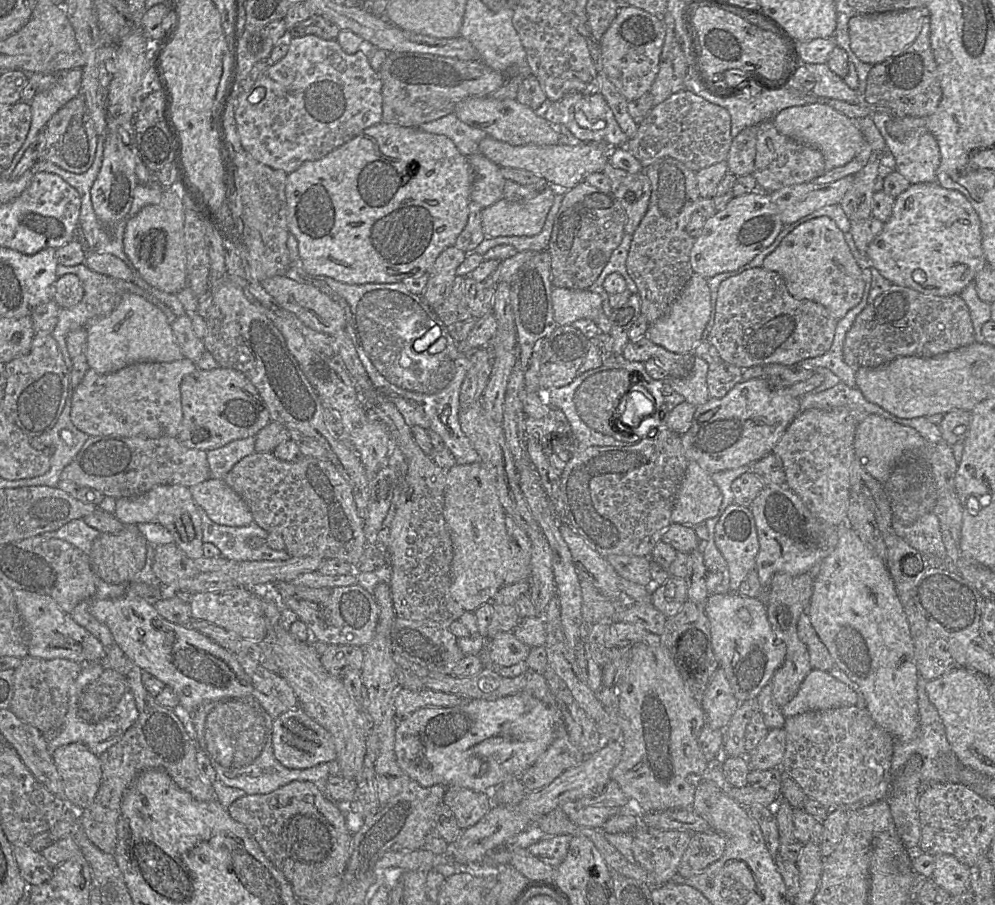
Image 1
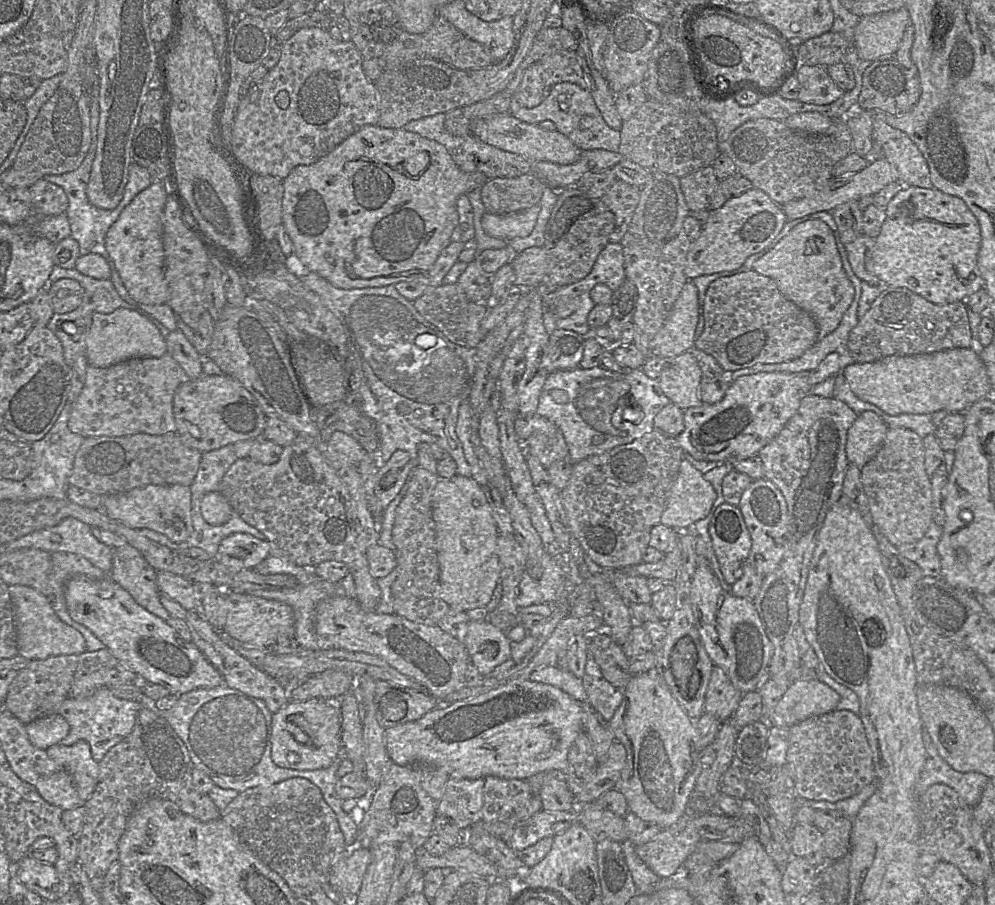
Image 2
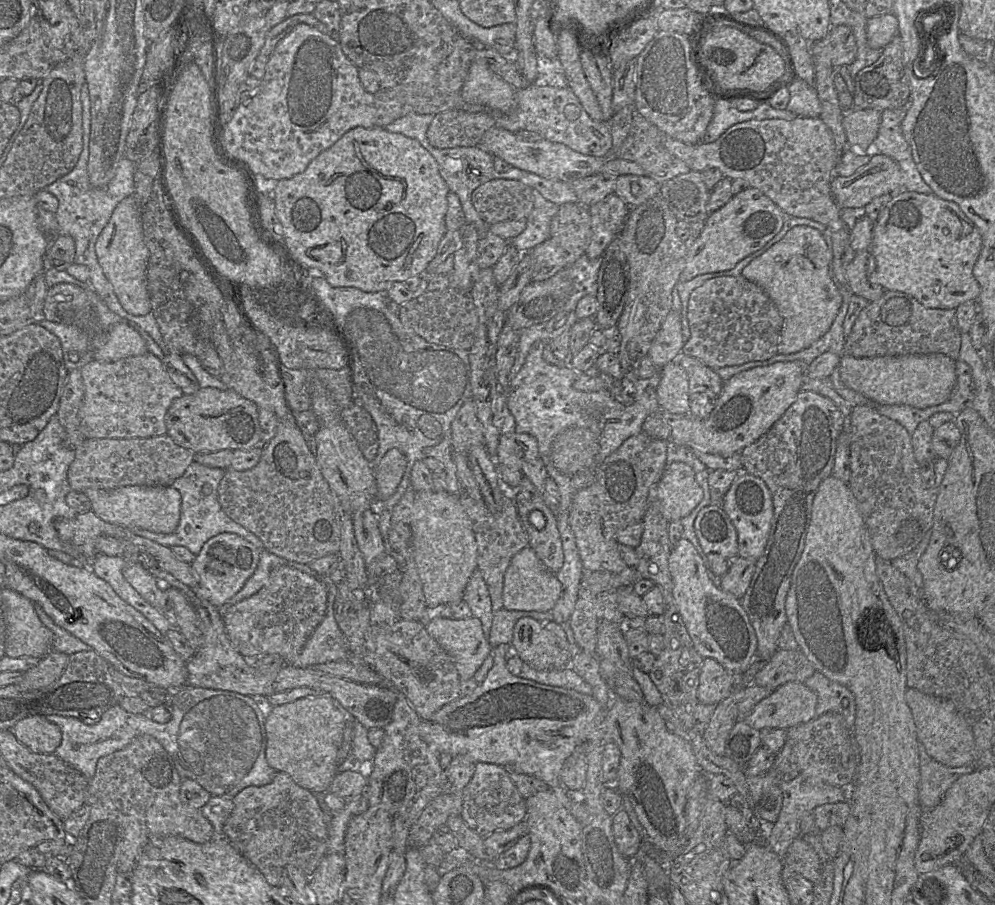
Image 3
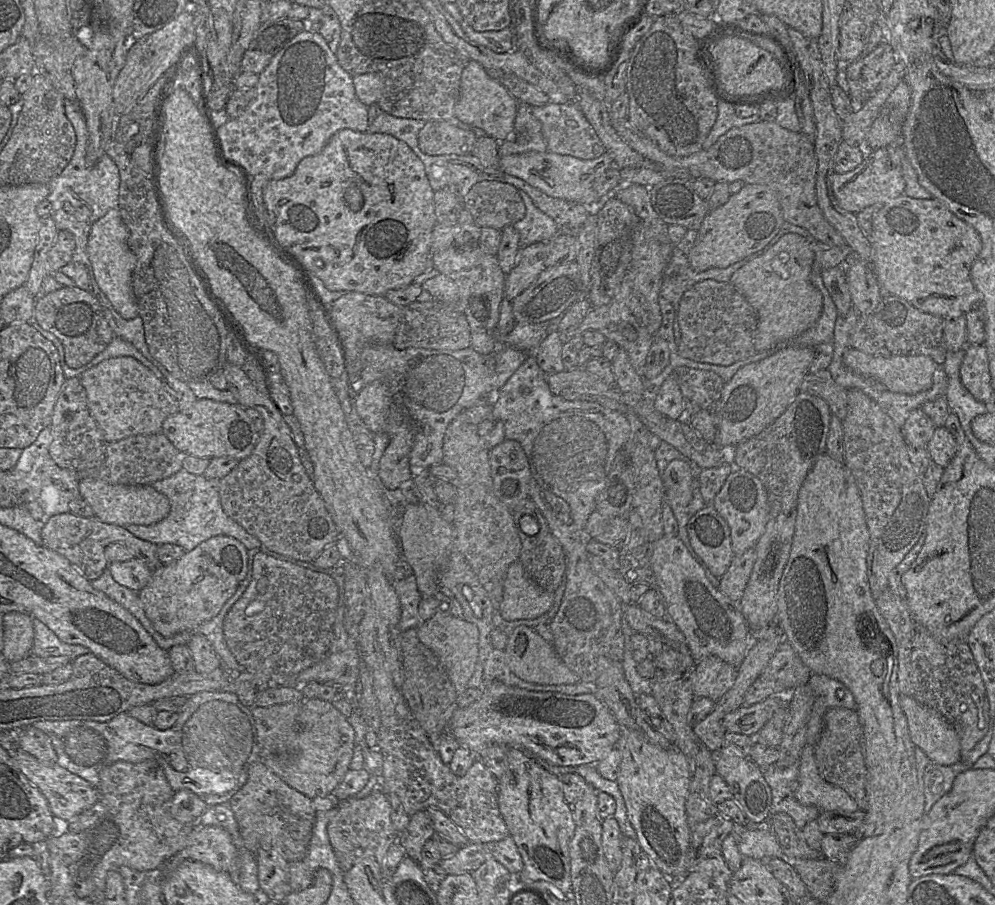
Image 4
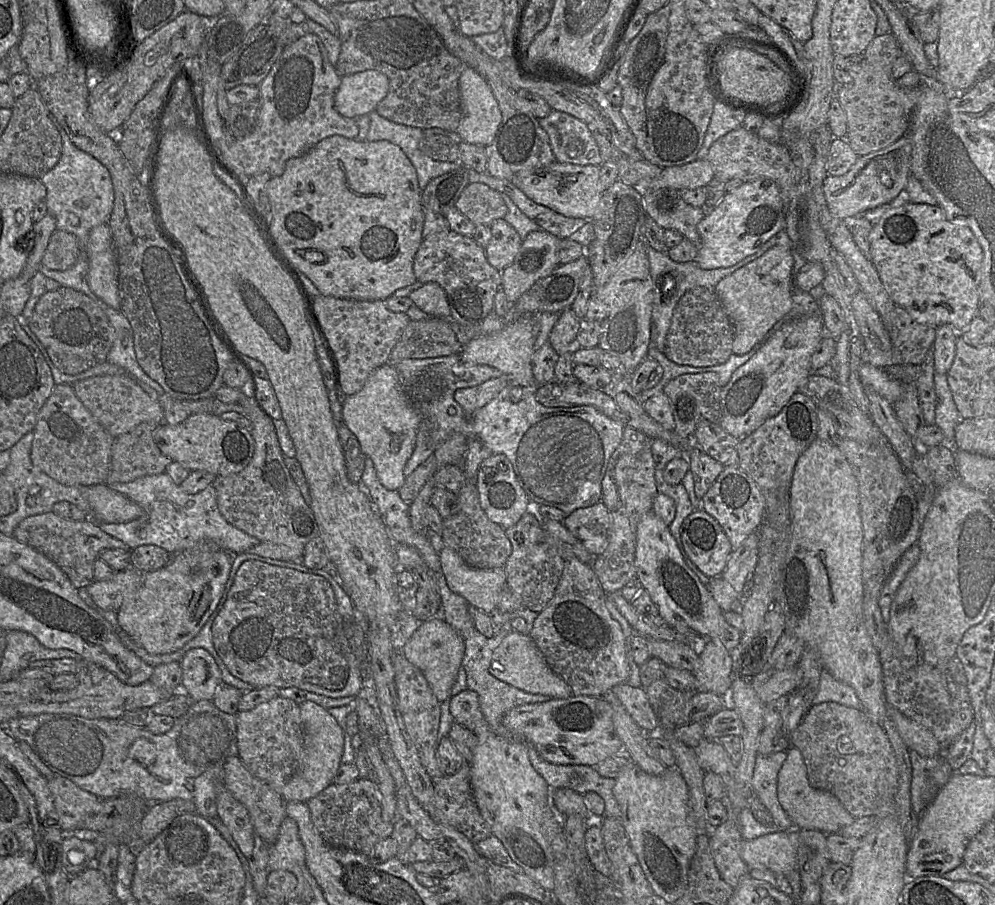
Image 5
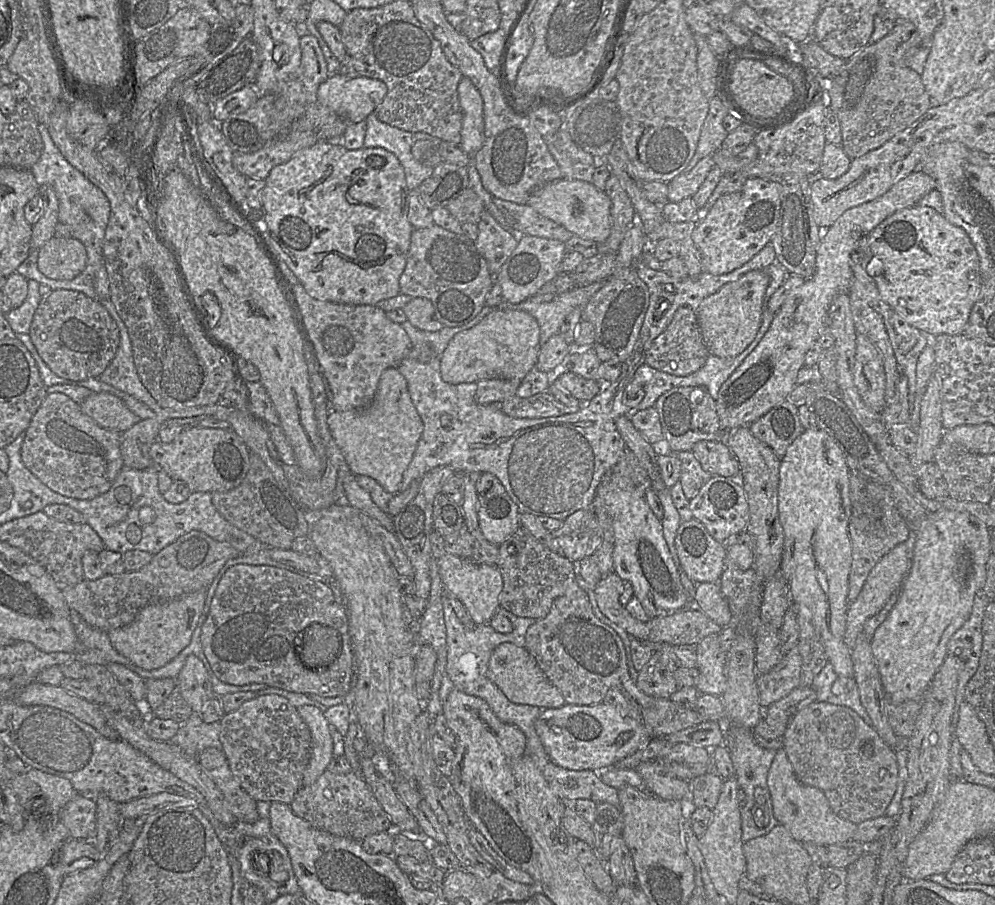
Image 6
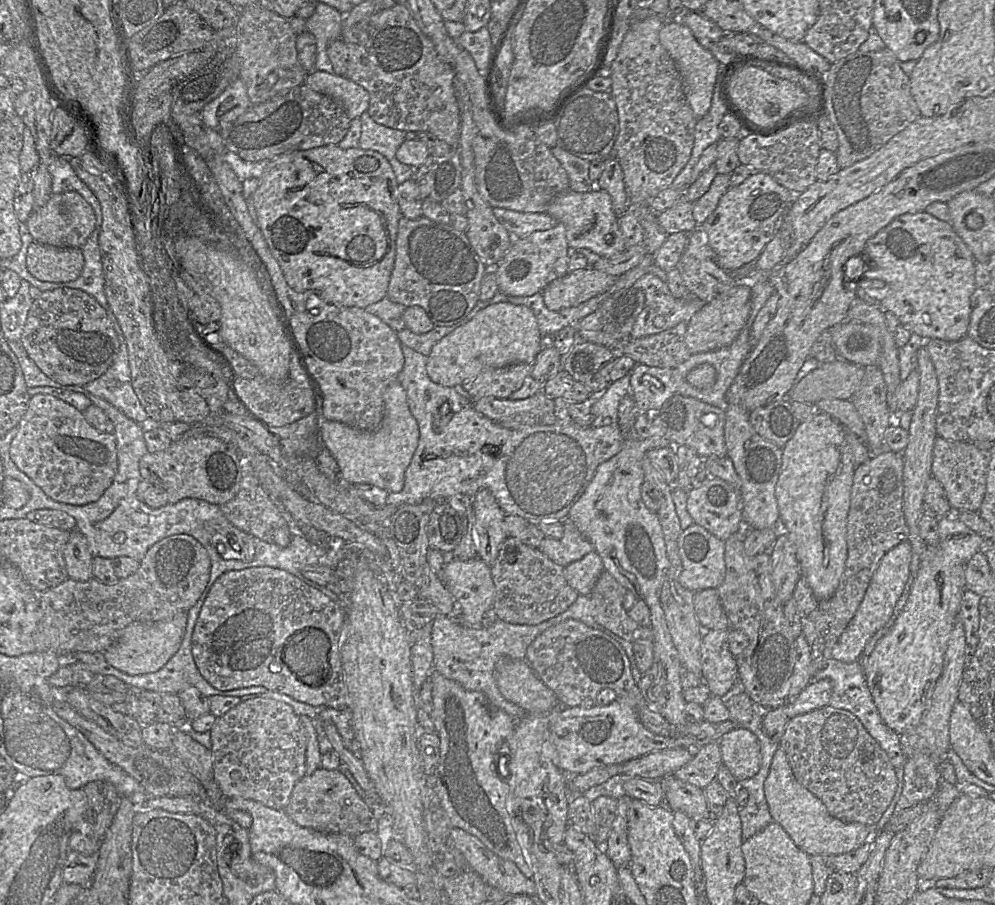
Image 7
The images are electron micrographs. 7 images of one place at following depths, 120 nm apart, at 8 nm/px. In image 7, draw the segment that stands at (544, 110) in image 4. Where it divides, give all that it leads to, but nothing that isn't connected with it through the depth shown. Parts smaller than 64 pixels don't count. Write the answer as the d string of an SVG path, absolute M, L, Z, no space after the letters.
M558 146L551 148L551 151L567 173L569 190L588 192L595 187L595 183L589 177L589 160L579 158Z

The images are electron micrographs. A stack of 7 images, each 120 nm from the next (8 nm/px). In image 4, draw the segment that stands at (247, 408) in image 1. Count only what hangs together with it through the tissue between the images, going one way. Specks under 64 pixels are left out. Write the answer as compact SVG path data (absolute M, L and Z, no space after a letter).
M199 399L184 411L168 416L161 432L174 447L187 456L213 459L231 457L238 461L249 457L259 439L259 433L246 409L237 404Z

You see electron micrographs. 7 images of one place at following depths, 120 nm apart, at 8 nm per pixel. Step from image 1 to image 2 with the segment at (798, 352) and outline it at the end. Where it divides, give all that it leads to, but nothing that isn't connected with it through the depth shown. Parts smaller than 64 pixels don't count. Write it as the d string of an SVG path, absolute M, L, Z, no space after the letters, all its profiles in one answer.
M754 270L718 278L710 283L702 304L704 330L695 340L694 348L713 356L724 371L751 367L755 364L774 364L800 357L819 340L814 318L792 301L786 299L776 283Z

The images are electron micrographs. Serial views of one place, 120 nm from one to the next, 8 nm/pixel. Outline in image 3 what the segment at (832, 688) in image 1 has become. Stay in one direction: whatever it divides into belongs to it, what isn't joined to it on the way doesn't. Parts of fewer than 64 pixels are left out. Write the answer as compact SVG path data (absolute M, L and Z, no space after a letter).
M787 682L772 691L769 696L755 705L751 713L743 719L750 727L761 731L764 728L789 729L815 718L817 694L805 683Z

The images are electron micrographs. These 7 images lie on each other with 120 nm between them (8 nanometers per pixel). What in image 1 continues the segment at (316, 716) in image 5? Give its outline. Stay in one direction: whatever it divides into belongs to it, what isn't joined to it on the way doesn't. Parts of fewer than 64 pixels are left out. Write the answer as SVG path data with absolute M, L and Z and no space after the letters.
M300 706L273 721L273 751L276 759L289 769L306 769L336 760L332 735L313 720Z

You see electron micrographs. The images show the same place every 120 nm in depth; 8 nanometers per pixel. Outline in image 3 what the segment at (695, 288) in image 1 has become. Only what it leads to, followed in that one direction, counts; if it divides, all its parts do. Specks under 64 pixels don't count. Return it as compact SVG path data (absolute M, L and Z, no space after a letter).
M671 310L654 338L648 355L658 368L674 361L685 344L682 336L681 311Z

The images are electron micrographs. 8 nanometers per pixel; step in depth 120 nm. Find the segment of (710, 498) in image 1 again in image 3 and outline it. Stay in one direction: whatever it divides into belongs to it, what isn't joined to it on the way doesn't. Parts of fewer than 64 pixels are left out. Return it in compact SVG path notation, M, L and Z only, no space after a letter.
M684 462L668 465L657 485L657 499L667 521L681 520L703 499L695 472Z

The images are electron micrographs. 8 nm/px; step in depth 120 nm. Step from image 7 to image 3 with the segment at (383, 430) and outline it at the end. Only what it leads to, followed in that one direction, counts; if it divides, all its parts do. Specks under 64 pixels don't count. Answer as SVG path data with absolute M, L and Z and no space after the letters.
M397 448L390 449L375 469L378 499L389 499L398 489L407 466L405 455Z

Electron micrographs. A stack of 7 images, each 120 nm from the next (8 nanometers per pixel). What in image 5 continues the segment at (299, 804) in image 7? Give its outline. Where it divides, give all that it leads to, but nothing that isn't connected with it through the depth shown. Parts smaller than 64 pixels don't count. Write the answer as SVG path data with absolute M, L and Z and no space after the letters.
M358 778L349 784L331 783L306 804L314 828L333 847L357 851L369 857L377 843L392 836L394 823L383 820L379 792L369 779Z

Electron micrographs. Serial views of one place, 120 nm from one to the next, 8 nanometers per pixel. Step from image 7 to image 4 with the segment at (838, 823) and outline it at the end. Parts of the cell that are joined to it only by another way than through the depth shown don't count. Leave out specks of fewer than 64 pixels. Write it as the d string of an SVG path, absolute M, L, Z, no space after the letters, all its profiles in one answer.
M806 744L799 759L795 798L803 805L815 806L821 812L859 810L856 801L842 788L827 782L820 774L814 756L814 745Z

